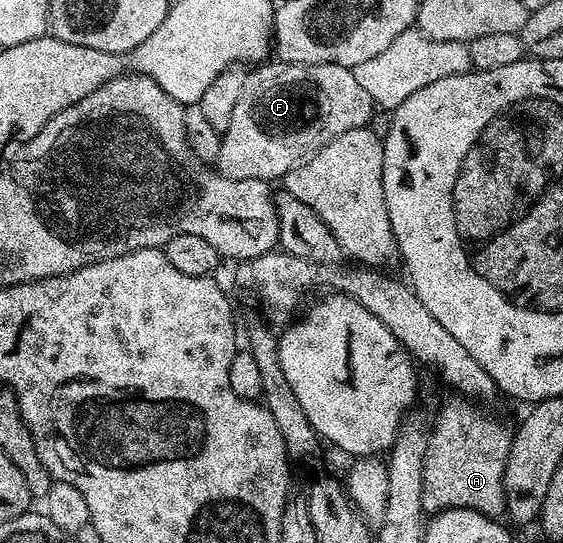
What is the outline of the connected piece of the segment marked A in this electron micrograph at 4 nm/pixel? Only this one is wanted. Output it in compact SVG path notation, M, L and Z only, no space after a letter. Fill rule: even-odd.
M453 398L457 400L449 400L437 412L437 421L431 424L429 441L427 442L427 454L423 458L423 506L426 513L436 514L443 512L447 508L470 508L476 512L482 512L484 516L501 518L506 515L505 511L505 467L507 466L507 458L509 451L513 445L514 429L508 428L505 424L500 424L497 420L492 420L491 417L485 416L484 407L478 406L472 399L469 398Z

